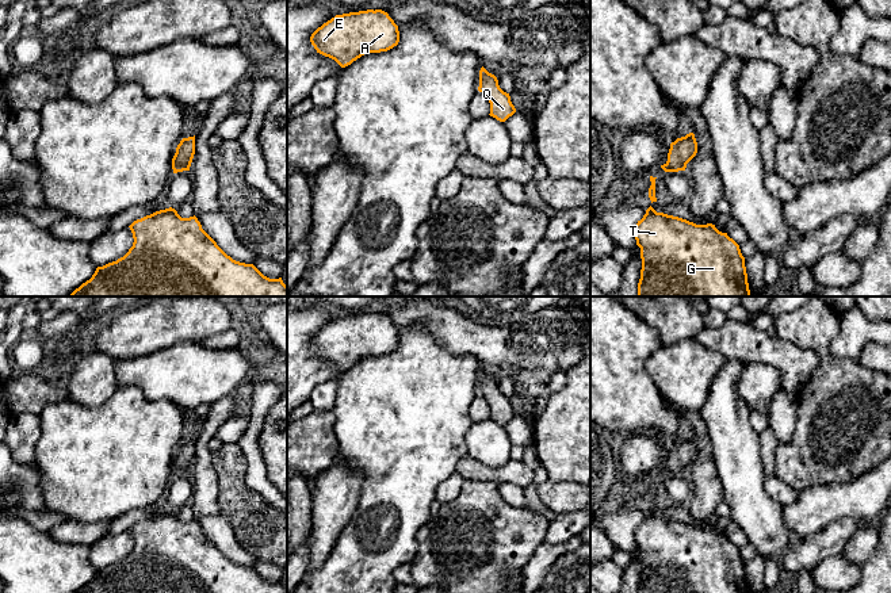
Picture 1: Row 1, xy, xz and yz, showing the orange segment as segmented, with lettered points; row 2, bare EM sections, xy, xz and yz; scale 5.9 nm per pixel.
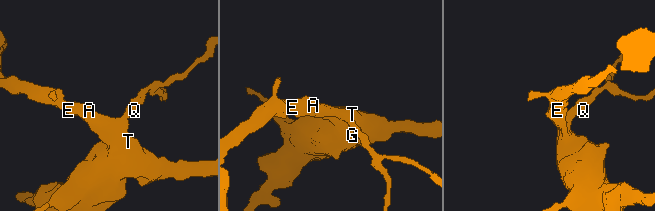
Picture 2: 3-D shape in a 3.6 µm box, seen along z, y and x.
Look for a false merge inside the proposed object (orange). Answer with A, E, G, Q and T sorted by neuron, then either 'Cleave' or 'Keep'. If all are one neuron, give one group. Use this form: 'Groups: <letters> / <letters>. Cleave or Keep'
Groups: A E G Q T. Keep

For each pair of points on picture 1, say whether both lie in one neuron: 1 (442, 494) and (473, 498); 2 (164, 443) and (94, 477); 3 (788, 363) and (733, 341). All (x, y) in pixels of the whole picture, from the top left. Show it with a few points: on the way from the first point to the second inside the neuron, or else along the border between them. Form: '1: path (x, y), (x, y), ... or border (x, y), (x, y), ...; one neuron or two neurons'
1: border (465, 481), (461, 492), (442, 505); two neurons
2: path (146, 443), (130, 443), (111, 459); one neuron
3: path (775, 351), (757, 348), (746, 343); one neuron

